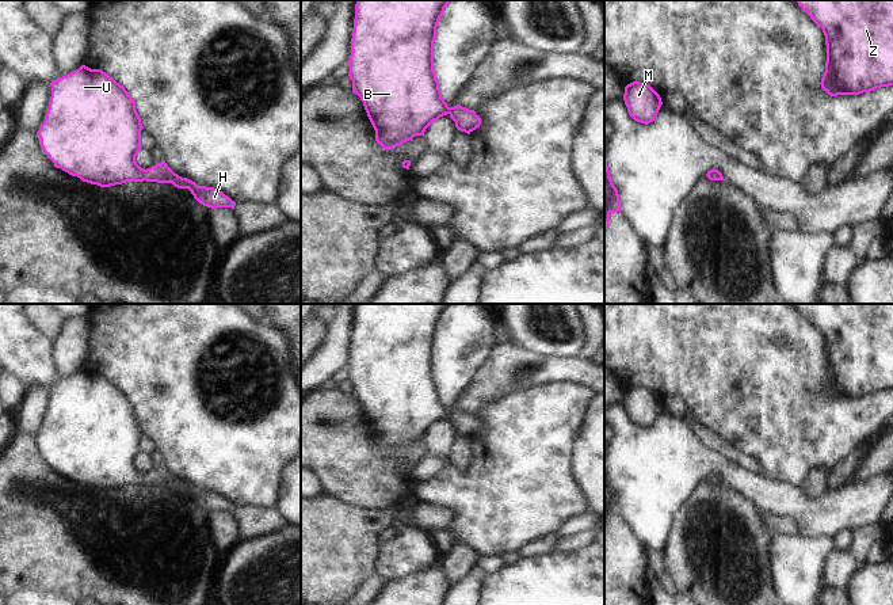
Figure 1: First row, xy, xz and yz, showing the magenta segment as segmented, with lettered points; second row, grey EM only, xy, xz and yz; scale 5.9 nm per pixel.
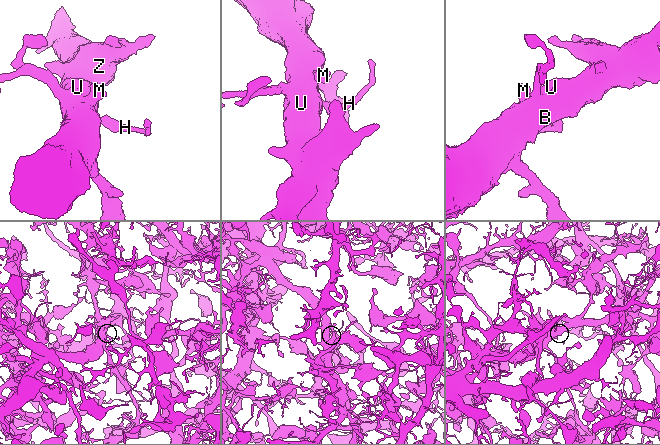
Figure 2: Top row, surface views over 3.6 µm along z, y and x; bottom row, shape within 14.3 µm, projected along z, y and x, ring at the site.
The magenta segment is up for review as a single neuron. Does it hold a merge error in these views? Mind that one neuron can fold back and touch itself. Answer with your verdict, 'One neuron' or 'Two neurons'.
One neuron.

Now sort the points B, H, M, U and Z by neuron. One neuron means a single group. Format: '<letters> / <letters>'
B H M U Z

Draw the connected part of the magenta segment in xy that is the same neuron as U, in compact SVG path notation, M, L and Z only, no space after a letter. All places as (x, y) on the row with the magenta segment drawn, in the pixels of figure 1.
M81 65L79 69L50 83L51 96L46 118L37 134L41 147L56 168L61 168L83 182L110 187L126 182L172 183L178 189L188 189L203 206L232 208L236 202L214 187L198 186L195 182L175 174L165 161L150 168L141 168L136 156L141 149L141 118L123 85L102 69Z

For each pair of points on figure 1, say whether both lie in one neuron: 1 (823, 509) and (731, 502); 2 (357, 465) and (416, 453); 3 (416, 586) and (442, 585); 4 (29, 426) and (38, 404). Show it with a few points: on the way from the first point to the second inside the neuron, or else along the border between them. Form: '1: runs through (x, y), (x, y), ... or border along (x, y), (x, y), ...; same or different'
1: border along (728, 486), (760, 508); different
2: runs through (371, 465), (390, 465), (401, 456); same
3: runs through (423, 586), (435, 585); same
4: runs through (31, 421), (34, 410); same

